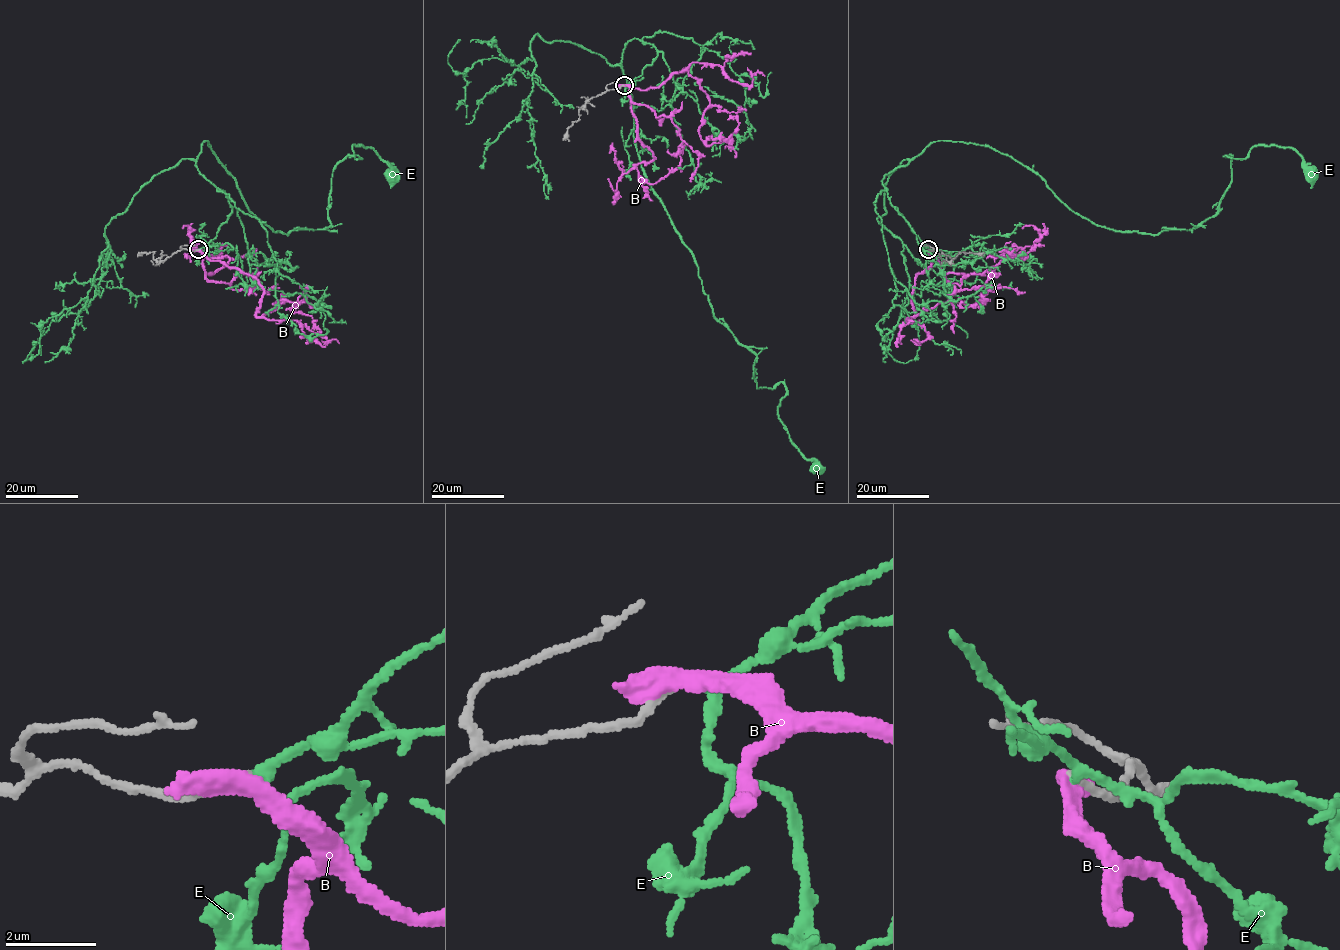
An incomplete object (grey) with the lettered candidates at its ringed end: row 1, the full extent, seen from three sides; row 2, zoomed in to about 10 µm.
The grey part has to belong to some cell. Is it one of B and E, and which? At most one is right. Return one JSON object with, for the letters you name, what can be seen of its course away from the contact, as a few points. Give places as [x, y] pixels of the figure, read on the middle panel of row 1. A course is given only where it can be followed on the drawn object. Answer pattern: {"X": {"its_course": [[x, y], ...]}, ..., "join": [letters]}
{"E": {"its_course": [[623, 85], [651, 43], [621, 62], [641, 167], [816, 469]]}, "join": ["E"]}

